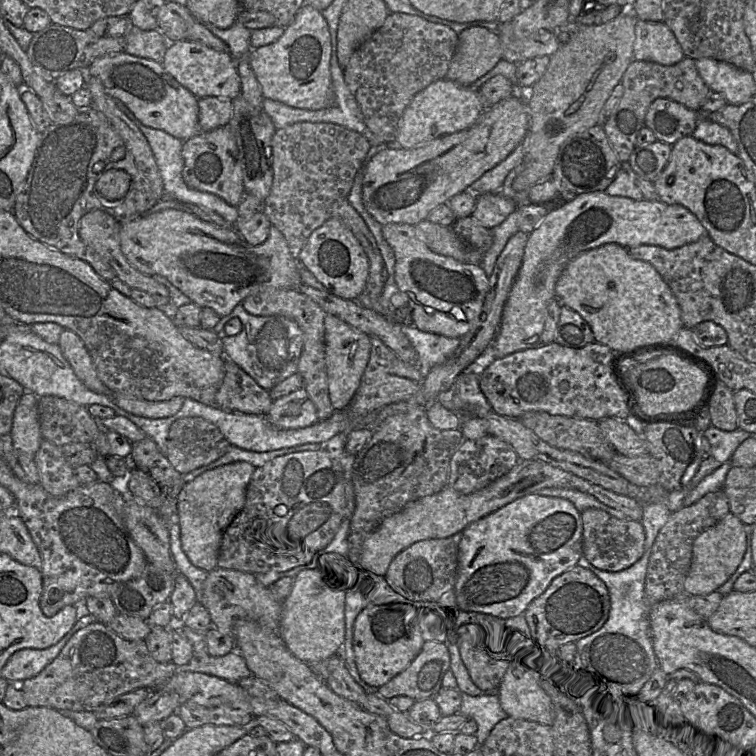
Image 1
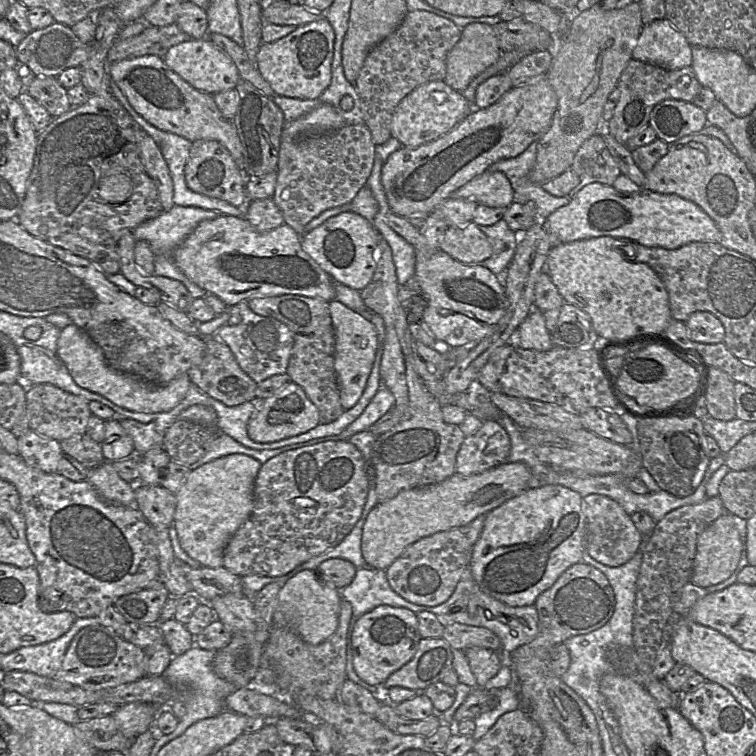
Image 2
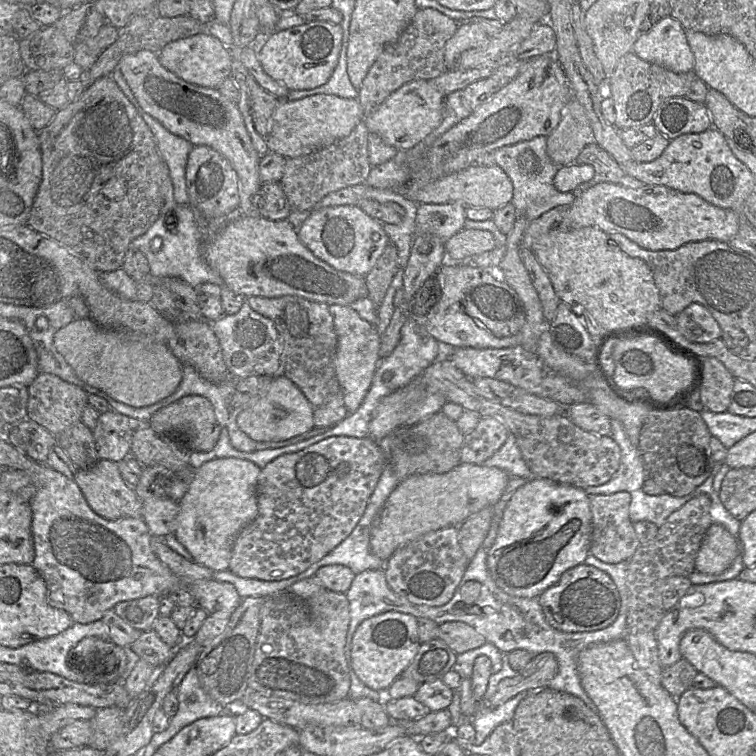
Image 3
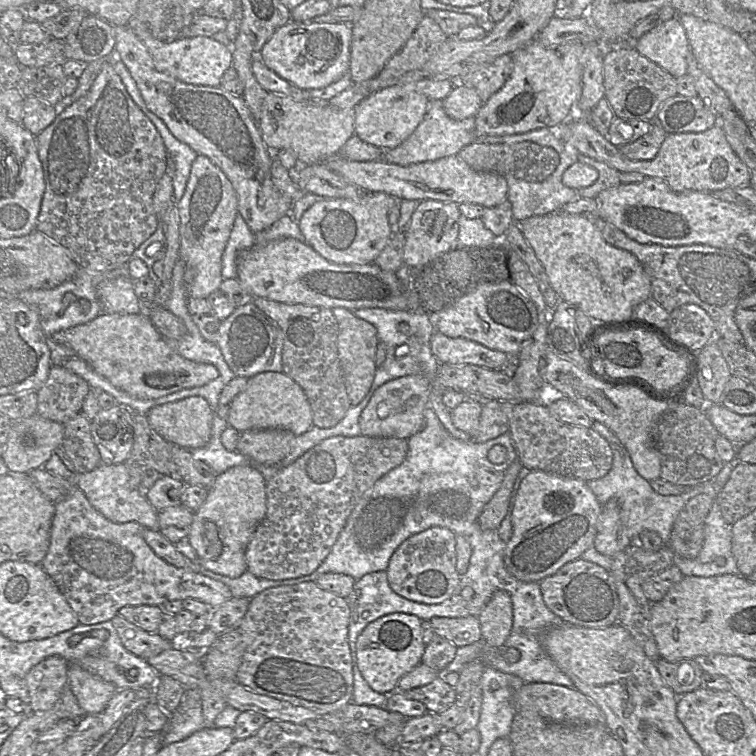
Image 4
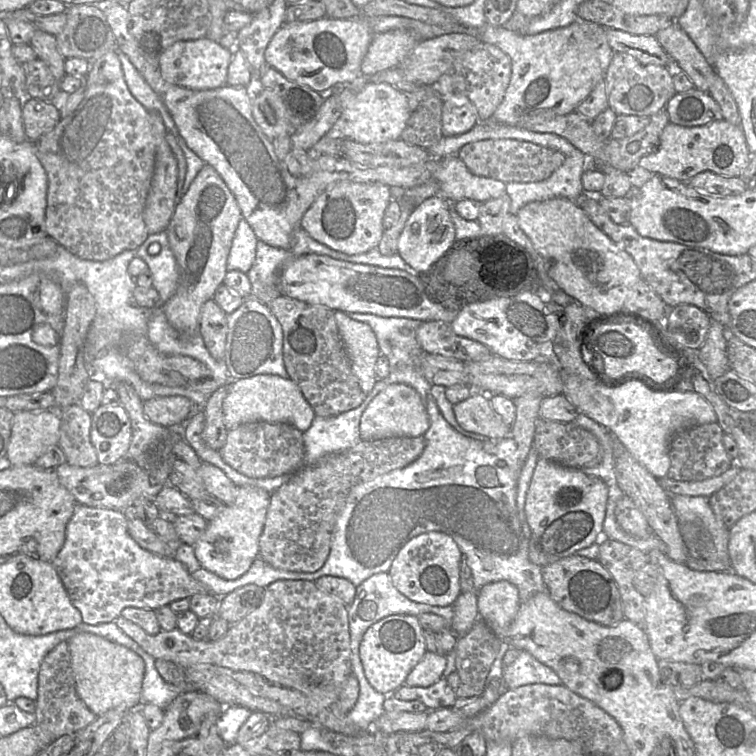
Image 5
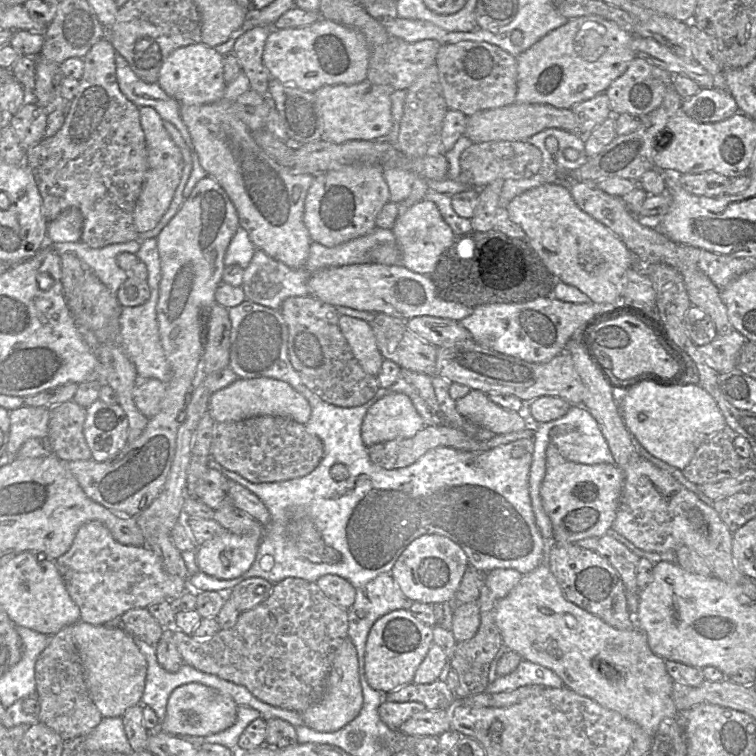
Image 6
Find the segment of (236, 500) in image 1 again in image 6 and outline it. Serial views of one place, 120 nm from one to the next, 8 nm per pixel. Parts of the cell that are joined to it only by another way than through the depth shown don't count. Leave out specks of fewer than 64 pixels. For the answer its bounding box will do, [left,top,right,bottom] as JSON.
[198,531,262,579]

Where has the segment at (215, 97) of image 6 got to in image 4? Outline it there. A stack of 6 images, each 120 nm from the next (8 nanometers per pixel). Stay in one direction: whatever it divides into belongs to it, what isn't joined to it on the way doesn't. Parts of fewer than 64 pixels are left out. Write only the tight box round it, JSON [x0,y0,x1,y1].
[127,17,232,86]

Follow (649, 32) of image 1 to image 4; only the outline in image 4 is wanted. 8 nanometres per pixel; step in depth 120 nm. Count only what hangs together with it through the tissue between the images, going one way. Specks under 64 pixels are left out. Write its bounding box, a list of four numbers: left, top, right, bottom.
[634,16,689,77]

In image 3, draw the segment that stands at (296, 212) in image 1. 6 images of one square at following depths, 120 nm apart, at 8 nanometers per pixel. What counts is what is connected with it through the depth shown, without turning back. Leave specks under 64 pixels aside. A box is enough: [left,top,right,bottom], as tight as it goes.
[279,121,371,211]

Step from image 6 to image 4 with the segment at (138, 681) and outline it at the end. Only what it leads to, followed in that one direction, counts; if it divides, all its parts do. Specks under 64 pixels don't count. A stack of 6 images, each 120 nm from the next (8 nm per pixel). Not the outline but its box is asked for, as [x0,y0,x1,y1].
[68,664,117,715]

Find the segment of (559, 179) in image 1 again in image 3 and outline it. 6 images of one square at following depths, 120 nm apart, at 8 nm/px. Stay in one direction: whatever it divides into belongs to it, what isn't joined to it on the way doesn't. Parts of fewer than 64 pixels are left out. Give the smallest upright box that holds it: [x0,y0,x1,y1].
[572,141,625,197]

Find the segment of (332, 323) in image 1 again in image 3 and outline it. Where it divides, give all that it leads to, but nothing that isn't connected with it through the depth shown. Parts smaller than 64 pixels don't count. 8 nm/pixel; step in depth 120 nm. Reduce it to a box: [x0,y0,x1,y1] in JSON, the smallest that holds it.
[329,305,380,413]

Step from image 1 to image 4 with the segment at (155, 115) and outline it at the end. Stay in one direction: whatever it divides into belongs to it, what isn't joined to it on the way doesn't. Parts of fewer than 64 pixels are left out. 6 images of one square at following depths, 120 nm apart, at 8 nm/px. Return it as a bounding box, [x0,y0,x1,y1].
[114,25,294,234]

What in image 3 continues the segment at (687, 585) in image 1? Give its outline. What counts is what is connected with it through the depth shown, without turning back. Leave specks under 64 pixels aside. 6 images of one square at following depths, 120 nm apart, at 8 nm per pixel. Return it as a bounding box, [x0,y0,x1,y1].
[696,523,738,575]

